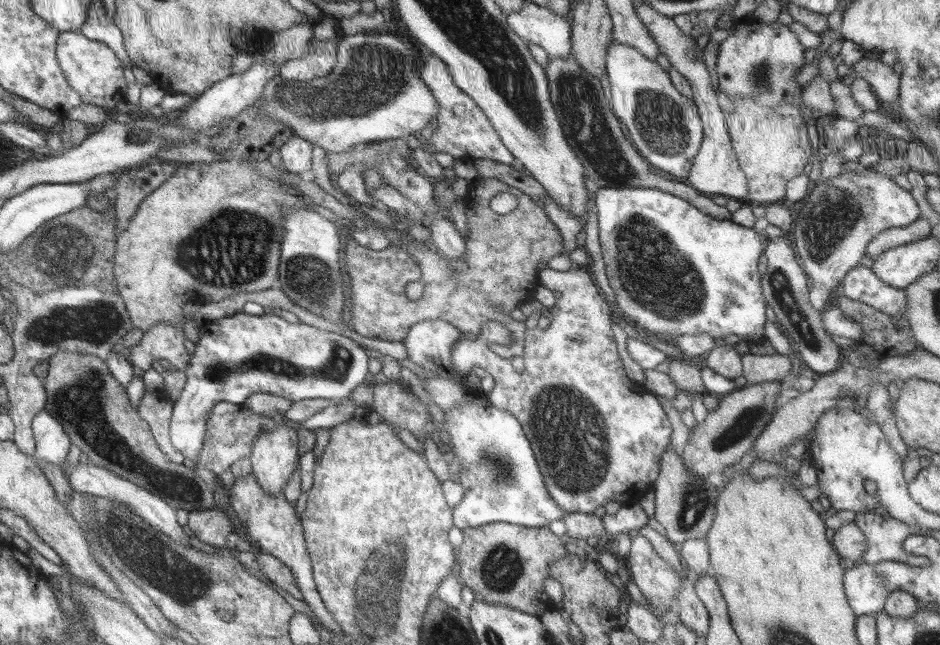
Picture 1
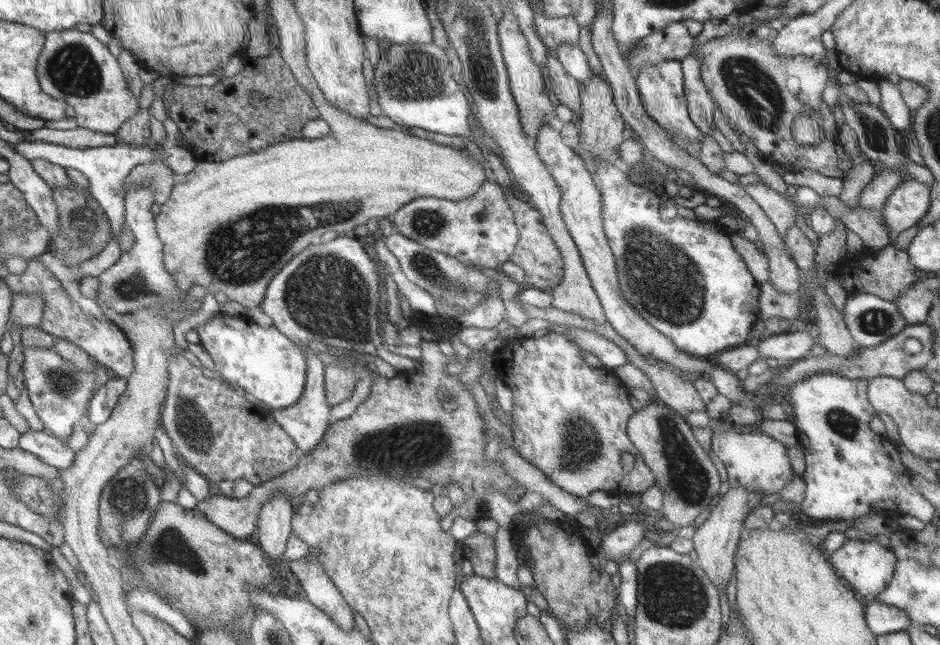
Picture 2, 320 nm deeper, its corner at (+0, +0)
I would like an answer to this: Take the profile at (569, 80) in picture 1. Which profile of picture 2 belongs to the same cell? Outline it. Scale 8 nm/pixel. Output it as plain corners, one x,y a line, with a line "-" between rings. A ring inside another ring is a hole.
548,47
548,60
546,60
546,66
548,67
548,91
556,102
565,104
576,116
578,120
578,112
581,108
581,96
579,95
579,83
570,74
564,71
562,64
557,60
557,55
554,54
554,50

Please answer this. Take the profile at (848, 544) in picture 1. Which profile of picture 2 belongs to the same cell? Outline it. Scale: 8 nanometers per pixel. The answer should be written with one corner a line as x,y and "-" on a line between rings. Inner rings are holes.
845,540
841,548
829,553
829,562
838,576
844,578
849,587
863,601
873,600
888,586
896,567
896,556
890,548
876,541

